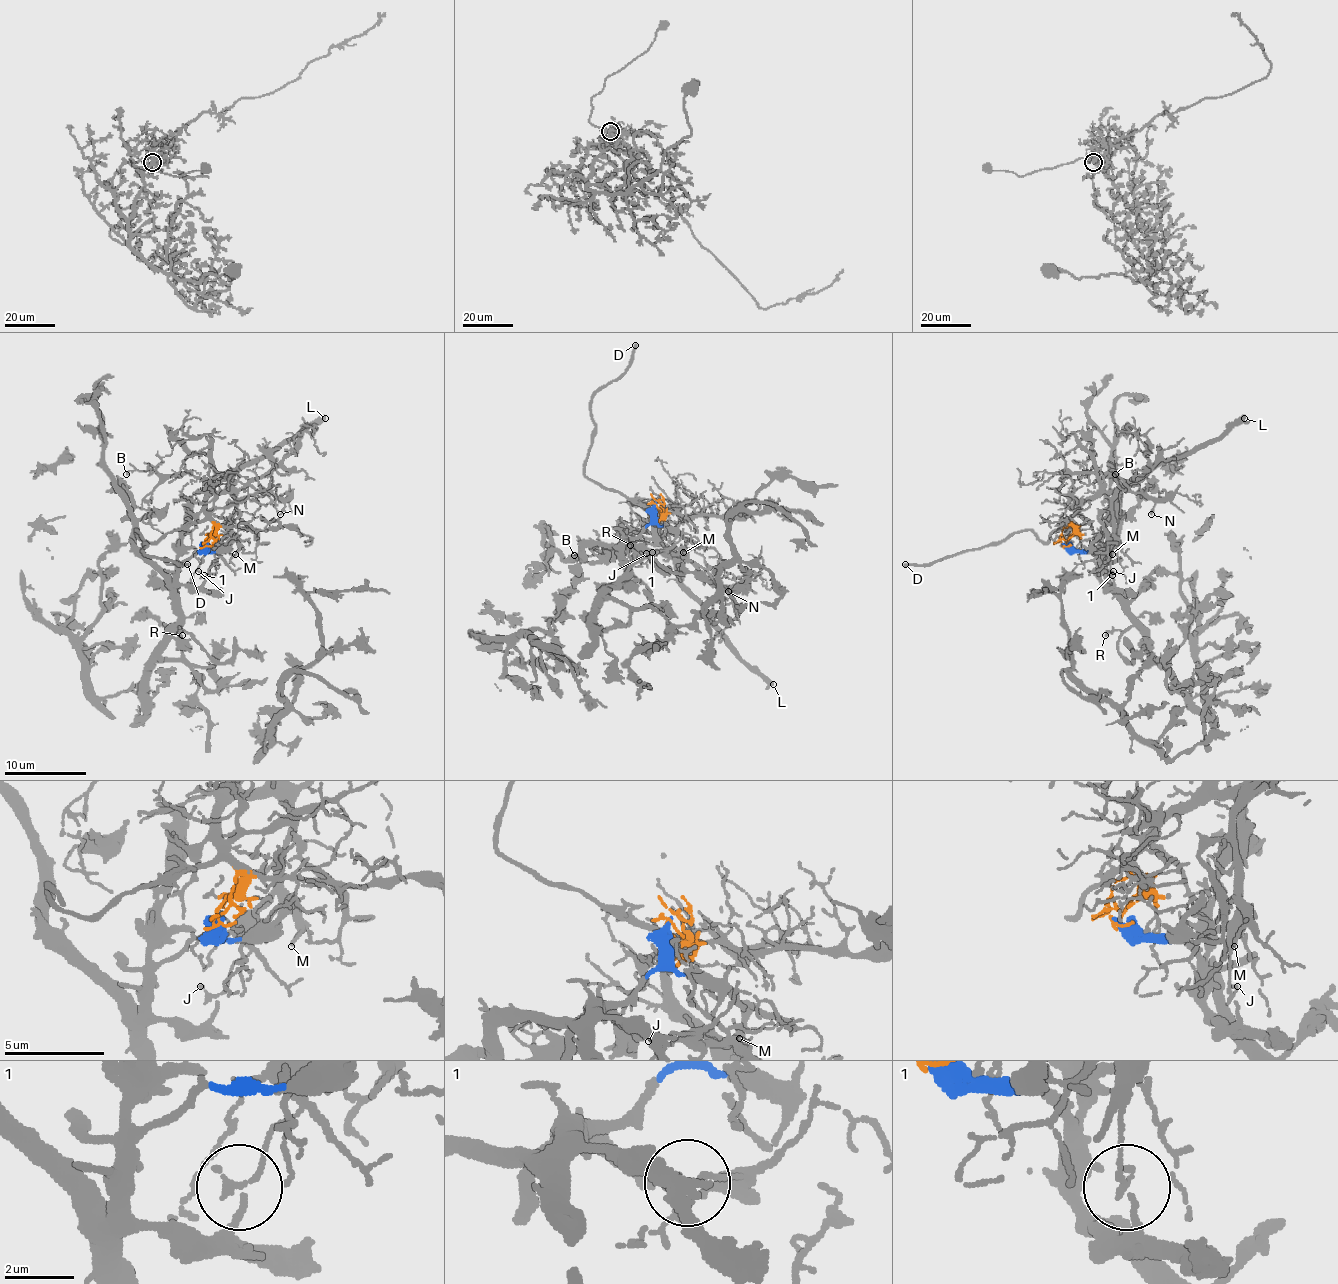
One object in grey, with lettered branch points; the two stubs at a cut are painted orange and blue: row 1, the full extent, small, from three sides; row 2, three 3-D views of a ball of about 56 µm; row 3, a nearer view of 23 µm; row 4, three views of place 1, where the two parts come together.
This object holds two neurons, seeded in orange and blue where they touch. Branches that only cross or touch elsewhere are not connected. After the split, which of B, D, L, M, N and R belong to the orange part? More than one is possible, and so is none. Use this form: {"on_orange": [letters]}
{"on_orange": ["B", "D", "L", "M", "N"]}

